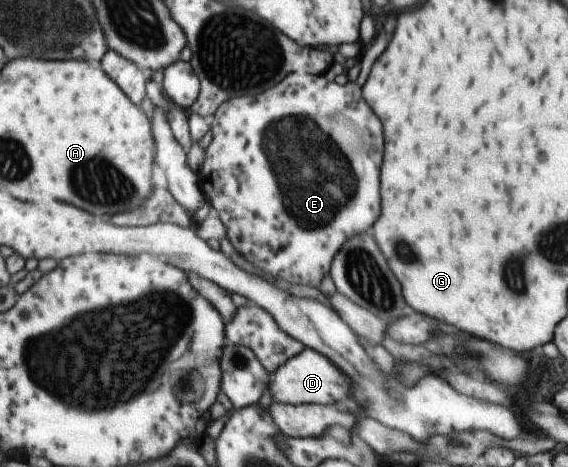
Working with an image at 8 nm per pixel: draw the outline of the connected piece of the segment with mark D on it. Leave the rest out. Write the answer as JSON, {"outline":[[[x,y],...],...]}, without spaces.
{"outline":[[[305,347],[297,357],[291,357],[277,367],[277,371],[271,374],[267,391],[274,402],[289,405],[325,405],[331,409],[338,402],[349,402],[349,381],[345,375],[320,353]]]}

